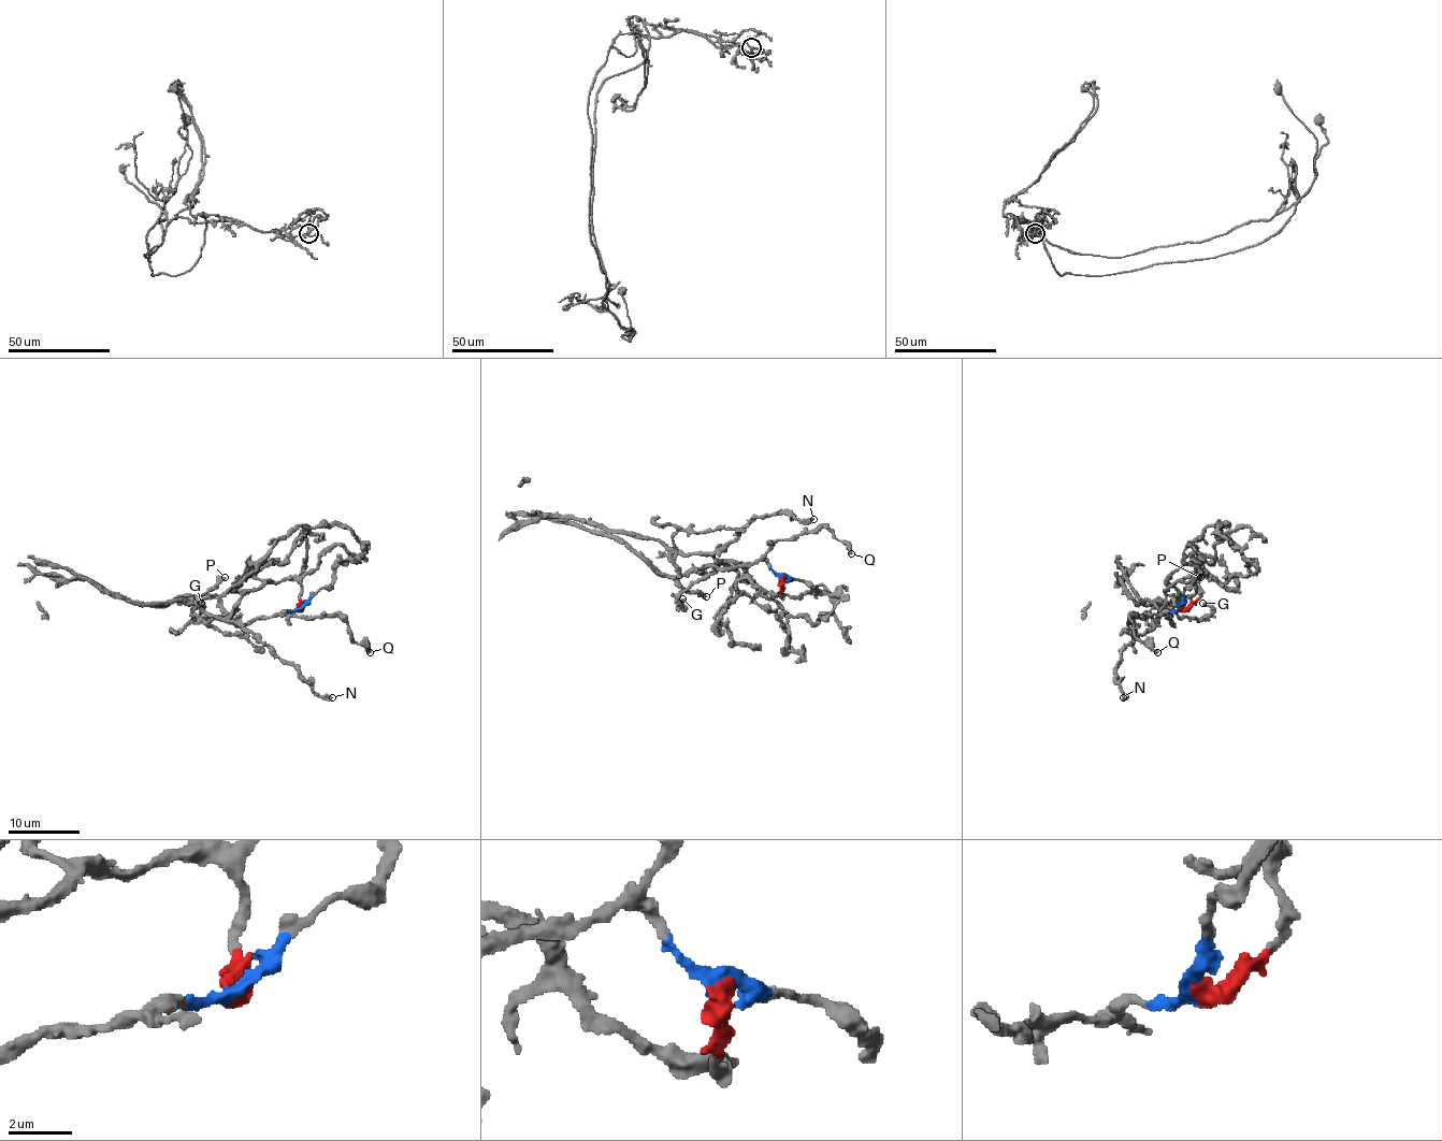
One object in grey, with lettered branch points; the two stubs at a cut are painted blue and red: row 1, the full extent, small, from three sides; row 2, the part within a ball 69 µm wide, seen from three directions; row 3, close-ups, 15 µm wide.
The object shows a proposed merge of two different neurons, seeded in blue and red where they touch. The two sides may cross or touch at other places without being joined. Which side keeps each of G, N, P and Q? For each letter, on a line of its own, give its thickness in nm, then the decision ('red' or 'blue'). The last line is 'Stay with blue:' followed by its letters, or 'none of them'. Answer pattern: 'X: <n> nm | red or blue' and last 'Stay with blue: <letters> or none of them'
G: 400 nm | red
N: 400 nm | red
P: 340 nm | blue
Q: 360 nm | blue
Stay with blue: P, Q

